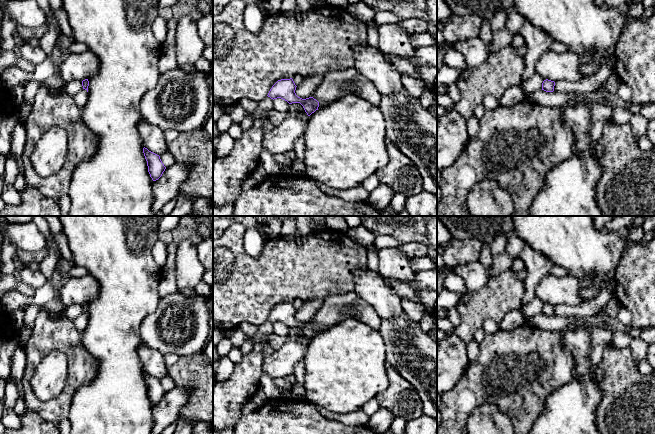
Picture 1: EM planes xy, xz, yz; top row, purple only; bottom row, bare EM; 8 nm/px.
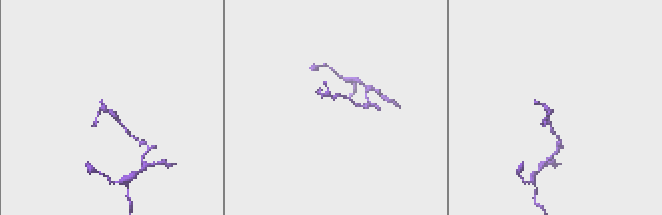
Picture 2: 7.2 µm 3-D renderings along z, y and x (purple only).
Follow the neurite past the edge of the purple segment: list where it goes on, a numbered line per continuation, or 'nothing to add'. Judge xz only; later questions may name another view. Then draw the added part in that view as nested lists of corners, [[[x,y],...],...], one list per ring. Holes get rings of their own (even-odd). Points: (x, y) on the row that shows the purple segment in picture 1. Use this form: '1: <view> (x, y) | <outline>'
nothing to add

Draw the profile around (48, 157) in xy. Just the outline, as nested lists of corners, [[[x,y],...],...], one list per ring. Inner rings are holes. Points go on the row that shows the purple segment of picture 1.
[[[55,126],[41,136],[31,155],[31,161],[38,173],[50,176],[63,167],[67,152],[67,133]]]

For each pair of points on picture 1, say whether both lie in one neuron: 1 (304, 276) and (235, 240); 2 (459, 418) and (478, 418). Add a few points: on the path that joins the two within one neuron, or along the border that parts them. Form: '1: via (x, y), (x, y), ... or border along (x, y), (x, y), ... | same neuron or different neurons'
1: via (285, 274), (260, 274), (245, 259) | same neuron
2: border along (485, 403), (478, 406), (470, 414), (466, 423) | different neurons

